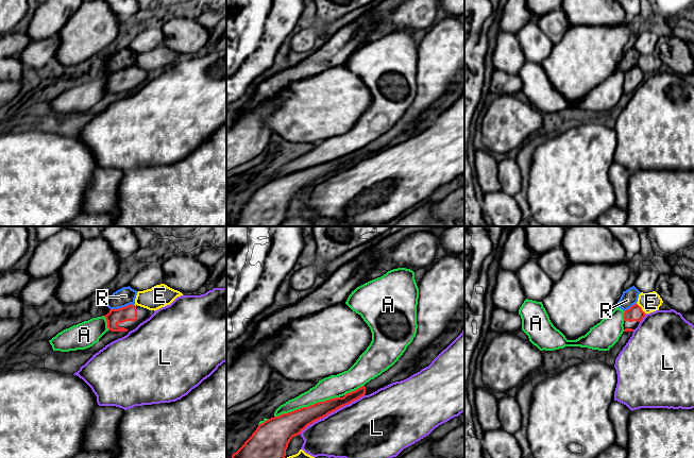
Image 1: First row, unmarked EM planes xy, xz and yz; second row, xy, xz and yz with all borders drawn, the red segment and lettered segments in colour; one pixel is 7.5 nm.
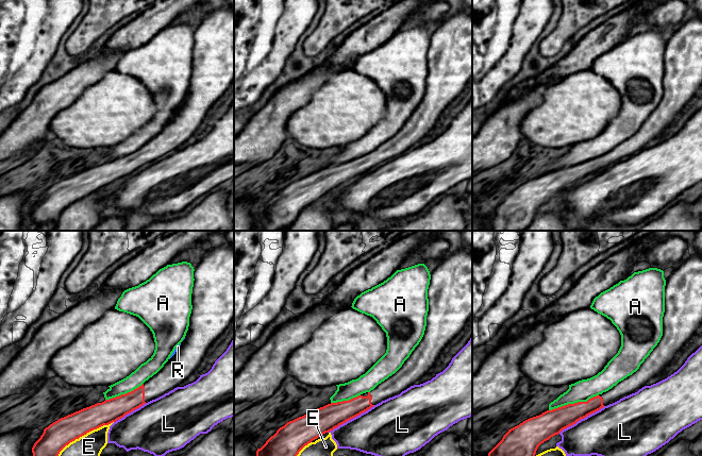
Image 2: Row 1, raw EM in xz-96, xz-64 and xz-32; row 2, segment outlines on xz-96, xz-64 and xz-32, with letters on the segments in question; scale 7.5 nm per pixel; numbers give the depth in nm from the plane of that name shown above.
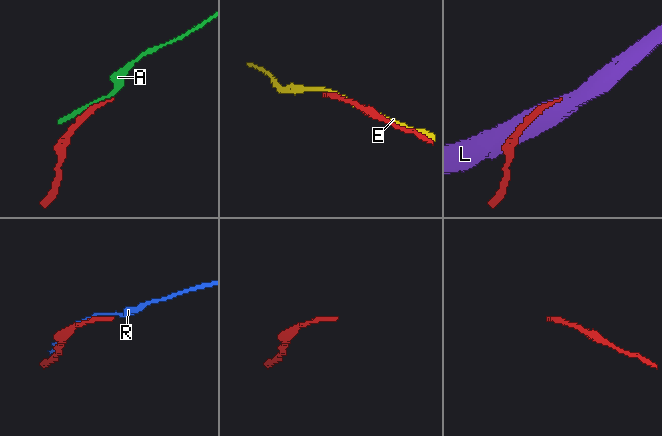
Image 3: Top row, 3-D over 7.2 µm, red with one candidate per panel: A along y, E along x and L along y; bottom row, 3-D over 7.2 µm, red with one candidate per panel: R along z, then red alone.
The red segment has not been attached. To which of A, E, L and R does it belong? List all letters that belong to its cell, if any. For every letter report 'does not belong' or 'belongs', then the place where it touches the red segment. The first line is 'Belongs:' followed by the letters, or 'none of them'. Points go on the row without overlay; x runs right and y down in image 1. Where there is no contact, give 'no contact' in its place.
Belongs: none of them
A: does not belong | xz (306, 169)
E: does not belong | yz (641, 70)
L: does not belong | xz (331, 174)
R: does not belong | xy (122, 69)

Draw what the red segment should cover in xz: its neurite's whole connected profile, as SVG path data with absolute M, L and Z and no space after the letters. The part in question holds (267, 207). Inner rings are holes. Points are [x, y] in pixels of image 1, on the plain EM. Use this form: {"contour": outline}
{"contour": "M447 16L440 21L436 21L424 35L419 48L419 61L417 67L418 90L416 99L392 129L374 141L371 141L365 148L346 155L343 159L335 159L324 164L319 164L308 169L303 169L271 180L259 186L244 206L232 217L232 226L280 226L285 221L286 211L293 199L300 197L308 187L323 181L337 171L351 166L363 157L369 157L378 151L390 147L393 139L410 129L418 120L420 120L428 108L433 107L435 101L443 95L456 74L463 69L464 22L460 21L455 16Z"}

